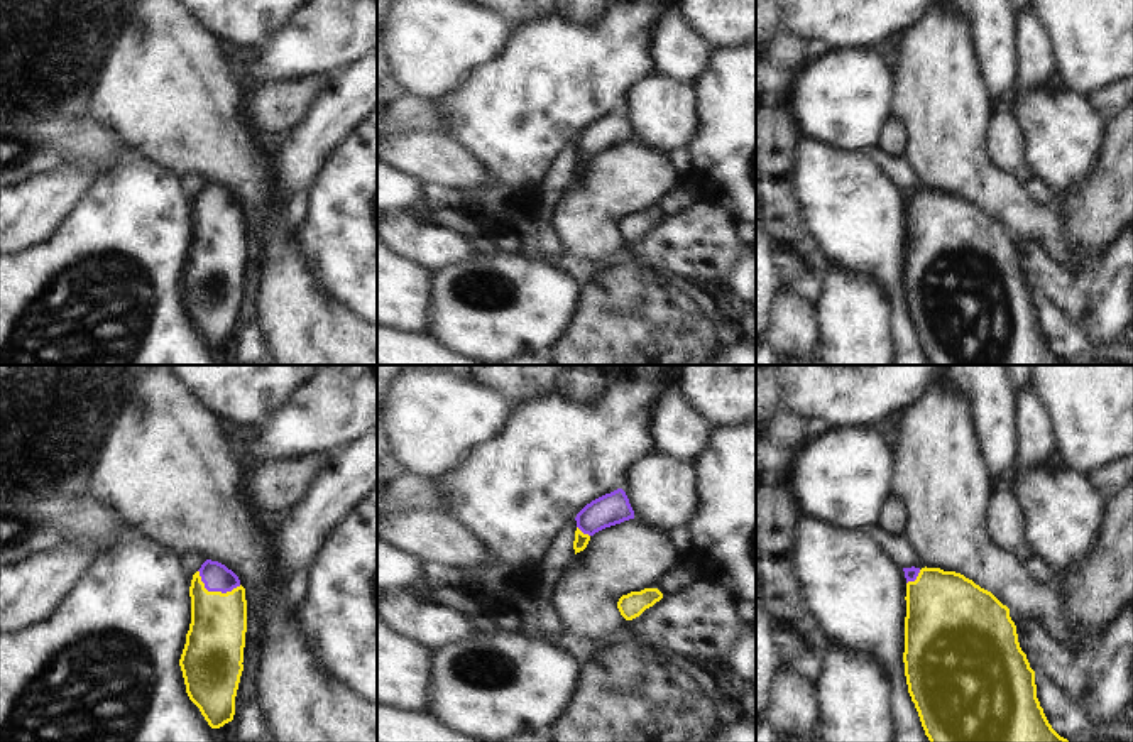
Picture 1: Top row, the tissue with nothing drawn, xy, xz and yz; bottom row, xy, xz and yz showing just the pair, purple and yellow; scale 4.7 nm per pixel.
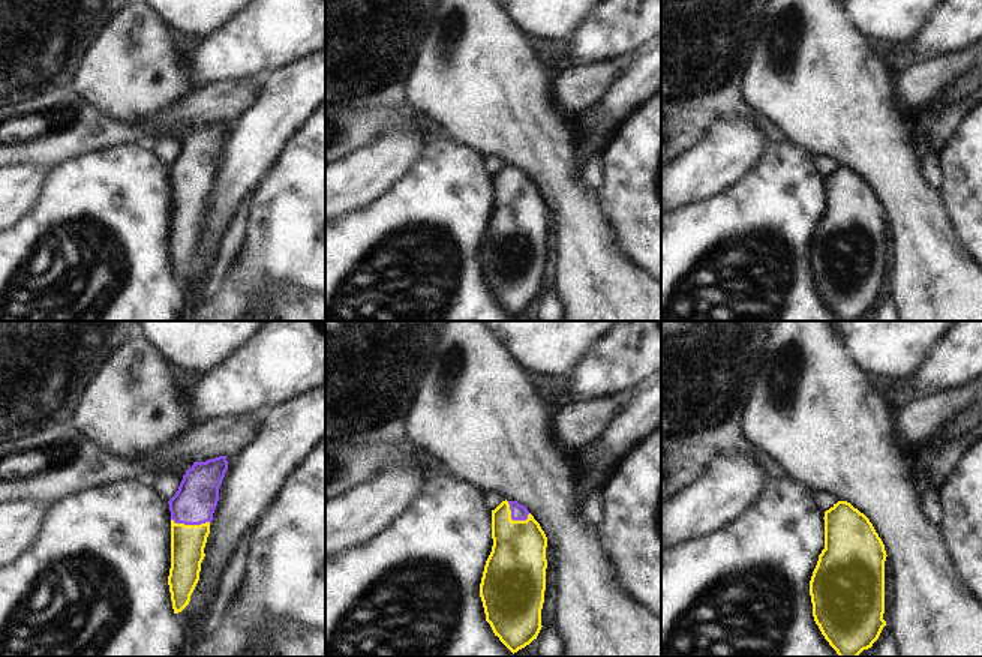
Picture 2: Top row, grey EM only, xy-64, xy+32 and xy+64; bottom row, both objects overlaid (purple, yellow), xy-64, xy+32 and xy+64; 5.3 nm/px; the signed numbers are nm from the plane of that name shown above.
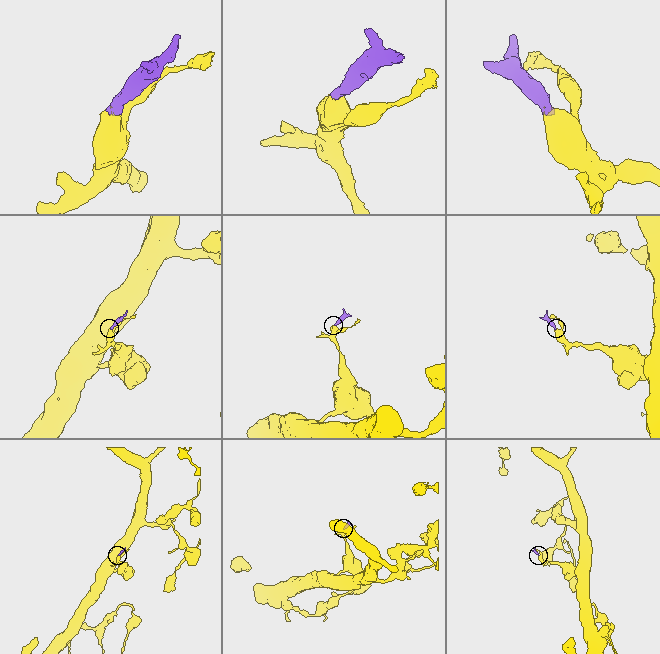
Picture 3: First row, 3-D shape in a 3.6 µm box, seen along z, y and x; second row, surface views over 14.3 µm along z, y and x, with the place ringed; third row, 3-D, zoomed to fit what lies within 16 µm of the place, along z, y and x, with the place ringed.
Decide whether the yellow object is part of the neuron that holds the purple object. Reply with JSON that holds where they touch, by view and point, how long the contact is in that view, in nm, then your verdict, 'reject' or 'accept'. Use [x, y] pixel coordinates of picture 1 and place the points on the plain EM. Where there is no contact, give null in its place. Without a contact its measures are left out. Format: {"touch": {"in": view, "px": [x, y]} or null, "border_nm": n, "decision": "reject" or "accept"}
{"touch": {"in": "xy", "px": [215, 212]}, "border_nm": 220, "decision": "accept"}

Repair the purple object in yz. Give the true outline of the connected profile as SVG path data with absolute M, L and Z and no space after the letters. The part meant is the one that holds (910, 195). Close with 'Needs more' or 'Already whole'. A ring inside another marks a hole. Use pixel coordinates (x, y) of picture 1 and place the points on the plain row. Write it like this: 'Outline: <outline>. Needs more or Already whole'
Outline: M903 189L905 297L930 365L1072 365L1048 345L1010 230L955 193Z. Needs more.

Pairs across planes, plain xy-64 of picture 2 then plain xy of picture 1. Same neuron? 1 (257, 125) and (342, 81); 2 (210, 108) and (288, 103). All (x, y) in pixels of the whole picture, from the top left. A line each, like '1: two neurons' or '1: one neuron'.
1: one neuron
2: one neuron

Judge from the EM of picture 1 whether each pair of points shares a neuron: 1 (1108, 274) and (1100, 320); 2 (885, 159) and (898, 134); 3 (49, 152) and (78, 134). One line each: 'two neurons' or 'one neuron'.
1: one neuron
2: two neurons
3: one neuron

